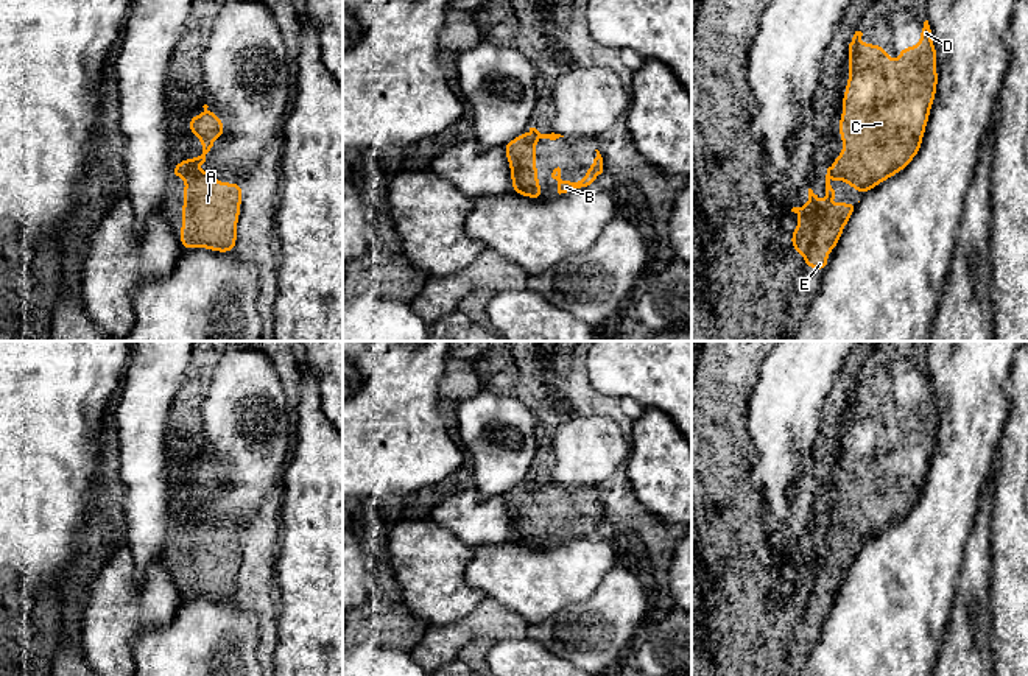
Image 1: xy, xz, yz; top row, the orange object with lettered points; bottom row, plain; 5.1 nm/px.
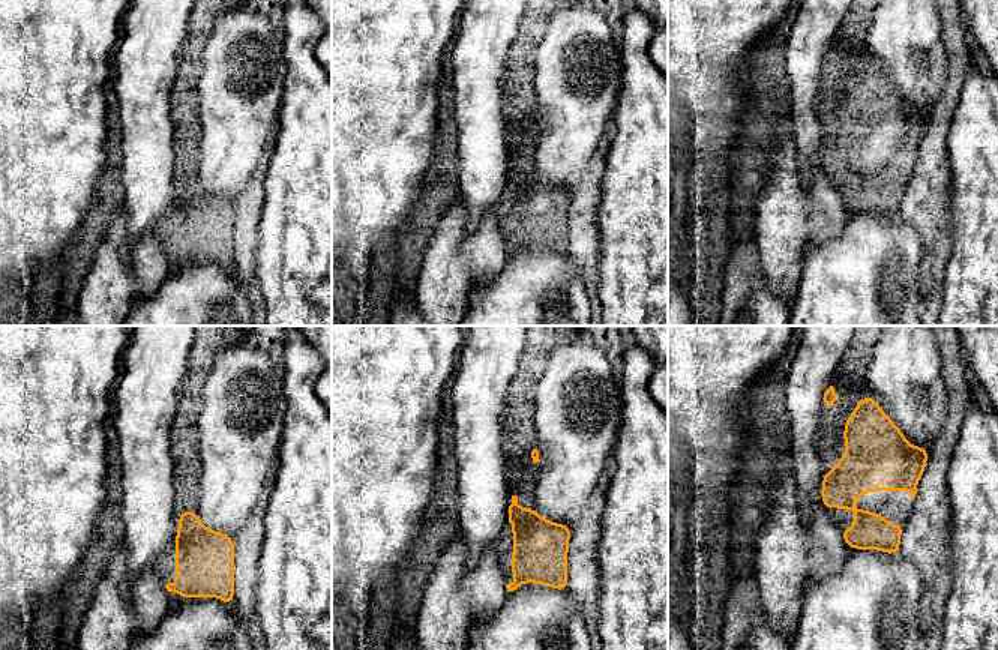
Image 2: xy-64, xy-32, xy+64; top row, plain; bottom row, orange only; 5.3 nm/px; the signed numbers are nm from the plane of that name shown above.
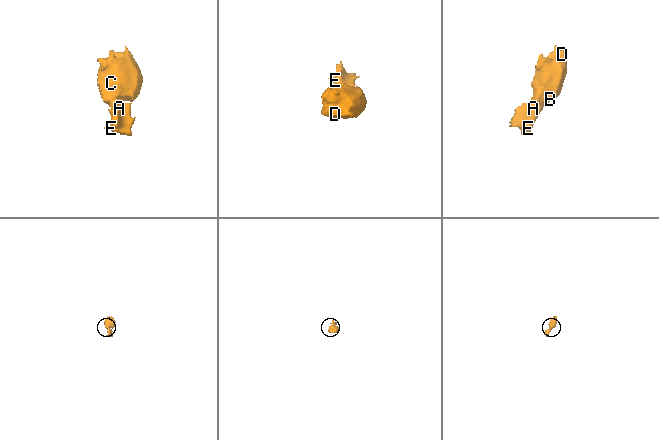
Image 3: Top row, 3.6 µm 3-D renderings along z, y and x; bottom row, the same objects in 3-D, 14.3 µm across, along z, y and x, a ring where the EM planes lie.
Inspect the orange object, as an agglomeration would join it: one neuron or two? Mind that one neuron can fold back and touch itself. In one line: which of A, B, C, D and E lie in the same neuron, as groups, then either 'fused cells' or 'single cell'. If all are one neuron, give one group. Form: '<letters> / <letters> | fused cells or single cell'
A B C D E | single cell

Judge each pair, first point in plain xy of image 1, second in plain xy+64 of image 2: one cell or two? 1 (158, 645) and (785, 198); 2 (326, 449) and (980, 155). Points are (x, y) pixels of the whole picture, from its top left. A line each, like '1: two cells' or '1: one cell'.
1: two cells
2: one cell

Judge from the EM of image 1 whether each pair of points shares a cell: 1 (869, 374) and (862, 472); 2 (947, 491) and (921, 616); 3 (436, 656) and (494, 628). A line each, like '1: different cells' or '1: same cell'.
1: same cell
2: same cell
3: same cell

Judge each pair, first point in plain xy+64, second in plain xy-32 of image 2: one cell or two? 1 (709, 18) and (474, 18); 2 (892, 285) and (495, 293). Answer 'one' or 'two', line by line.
1: two
2: one

